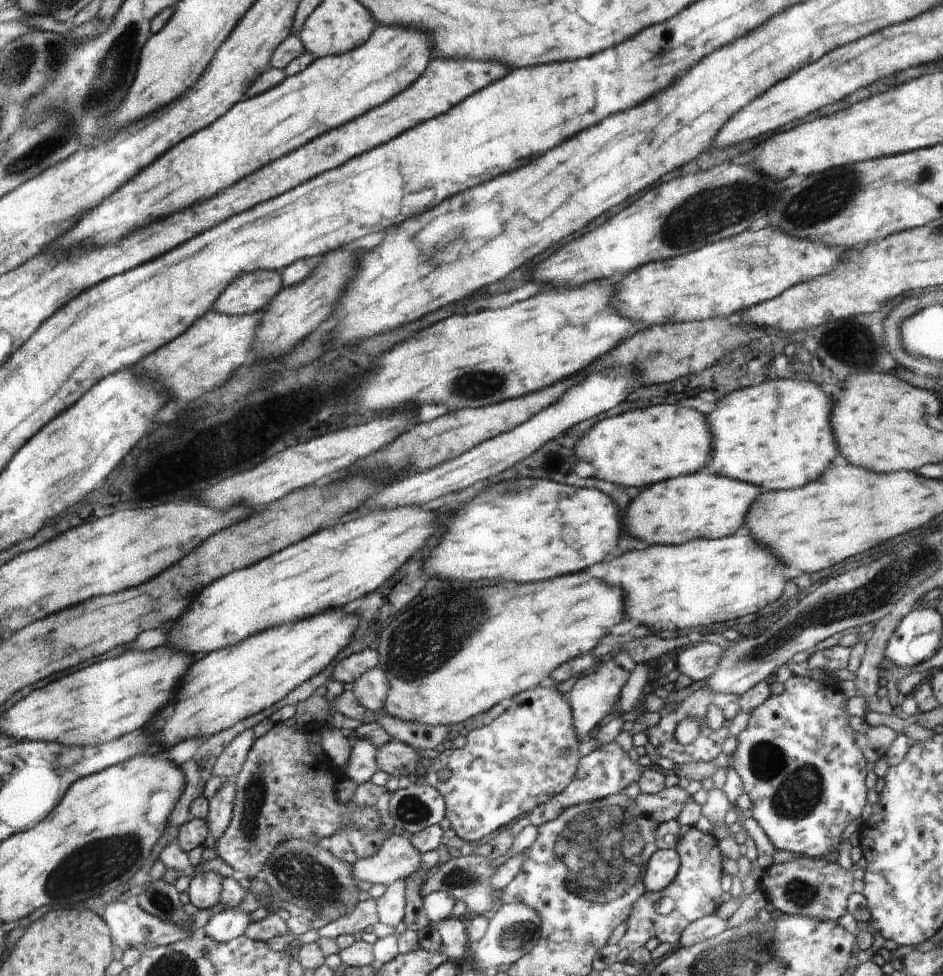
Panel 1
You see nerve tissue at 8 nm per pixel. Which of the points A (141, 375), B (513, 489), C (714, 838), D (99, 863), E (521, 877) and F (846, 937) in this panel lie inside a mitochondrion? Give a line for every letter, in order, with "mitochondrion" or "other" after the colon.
A: other
B: mitochondrion
C: other
D: mitochondrion
E: other
F: other

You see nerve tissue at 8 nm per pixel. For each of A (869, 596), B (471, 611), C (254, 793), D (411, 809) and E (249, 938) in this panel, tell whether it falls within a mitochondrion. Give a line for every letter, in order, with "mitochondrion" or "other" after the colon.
A: mitochondrion
B: mitochondrion
C: mitochondrion
D: mitochondrion
E: other

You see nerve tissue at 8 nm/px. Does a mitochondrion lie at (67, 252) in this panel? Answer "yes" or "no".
no

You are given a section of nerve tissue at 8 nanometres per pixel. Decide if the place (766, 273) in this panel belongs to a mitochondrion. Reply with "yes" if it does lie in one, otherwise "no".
no

